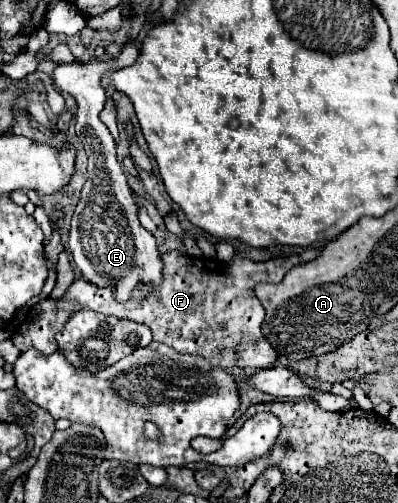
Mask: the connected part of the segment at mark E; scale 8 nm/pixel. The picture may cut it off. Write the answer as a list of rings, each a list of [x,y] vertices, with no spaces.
[[[96,55],[86,65],[73,65],[66,63],[56,63],[54,69],[54,84],[60,91],[70,93],[76,103],[78,103],[78,113],[76,113],[76,135],[80,137],[84,151],[88,155],[88,181],[82,189],[80,201],[74,209],[72,215],[72,227],[70,227],[70,251],[76,267],[82,271],[82,277],[96,287],[112,287],[114,289],[114,299],[118,301],[130,301],[134,287],[138,283],[150,285],[152,291],[156,291],[162,283],[162,255],[156,245],[156,239],[152,233],[148,233],[140,221],[138,221],[138,207],[132,199],[132,191],[128,185],[128,177],[122,171],[118,159],[116,159],[116,145],[114,139],[108,131],[108,127],[100,121],[100,111],[104,109],[106,103],[106,93],[102,89],[102,75],[110,71],[110,65],[104,65],[98,61]]]

